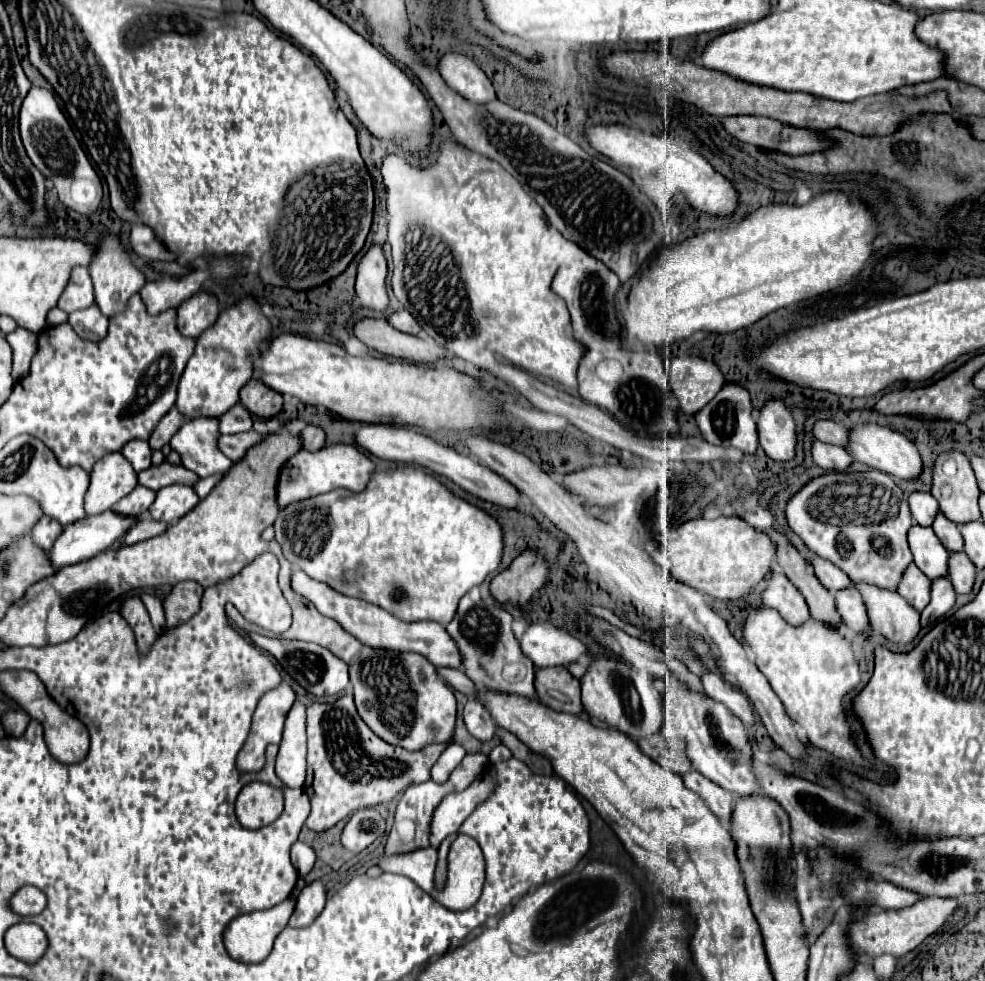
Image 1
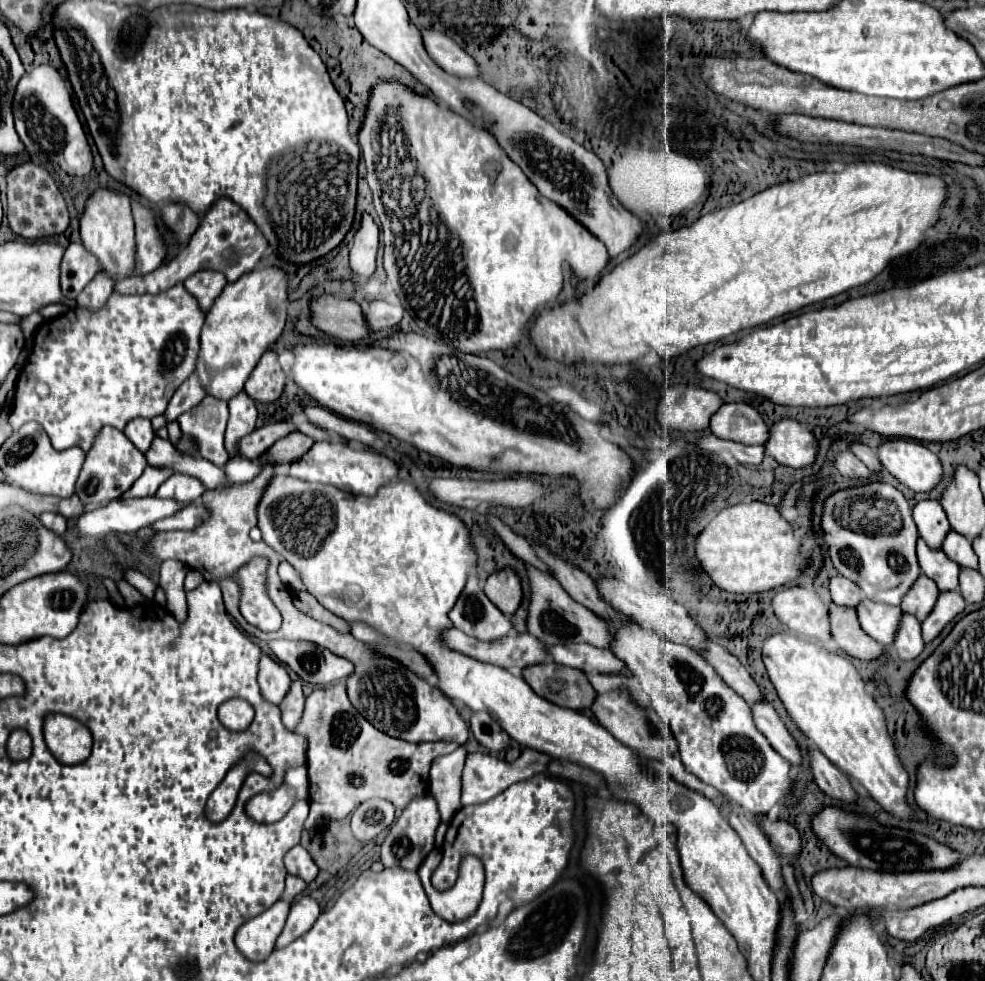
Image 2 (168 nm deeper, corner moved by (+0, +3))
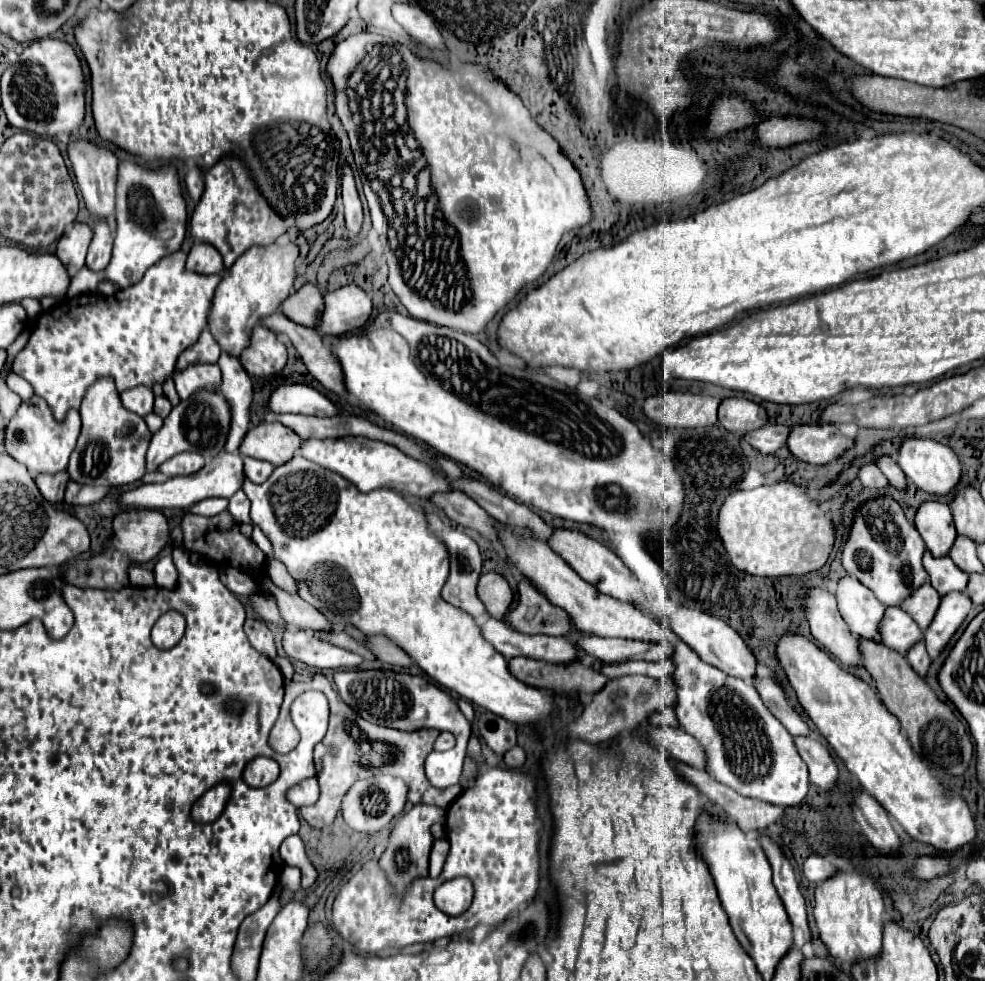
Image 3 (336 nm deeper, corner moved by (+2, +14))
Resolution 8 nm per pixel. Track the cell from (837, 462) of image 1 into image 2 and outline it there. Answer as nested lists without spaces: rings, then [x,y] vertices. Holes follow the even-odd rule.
[[[842,452],[836,458],[836,468],[842,476],[852,478],[852,480],[868,480],[872,472],[852,454],[852,452]]]

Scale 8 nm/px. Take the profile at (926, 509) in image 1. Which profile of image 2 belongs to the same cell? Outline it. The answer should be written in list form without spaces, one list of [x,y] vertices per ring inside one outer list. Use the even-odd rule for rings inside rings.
[[[922,500],[914,506],[914,522],[918,526],[920,538],[934,550],[942,548],[944,536],[950,532],[950,524],[940,502]]]

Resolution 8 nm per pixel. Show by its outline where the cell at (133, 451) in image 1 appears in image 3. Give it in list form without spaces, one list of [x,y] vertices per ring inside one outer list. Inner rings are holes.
[[[128,389],[126,393],[120,395],[122,399],[122,405],[124,409],[140,415],[140,417],[146,417],[148,413],[152,413],[154,409],[154,395],[152,395],[152,389]]]

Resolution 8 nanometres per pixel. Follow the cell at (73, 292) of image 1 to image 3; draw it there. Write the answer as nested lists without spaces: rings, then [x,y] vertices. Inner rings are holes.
[[[84,223],[70,225],[66,229],[66,233],[60,237],[56,255],[62,261],[62,265],[66,267],[70,277],[74,277],[84,267],[90,241],[92,241],[92,227],[84,225]]]

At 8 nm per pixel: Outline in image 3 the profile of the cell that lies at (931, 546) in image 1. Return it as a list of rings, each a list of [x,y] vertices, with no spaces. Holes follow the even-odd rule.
[[[926,551],[924,553],[924,567],[930,575],[932,587],[940,595],[946,595],[950,591],[964,591],[966,589],[968,573],[958,569],[948,555],[946,557],[932,557],[930,551]]]

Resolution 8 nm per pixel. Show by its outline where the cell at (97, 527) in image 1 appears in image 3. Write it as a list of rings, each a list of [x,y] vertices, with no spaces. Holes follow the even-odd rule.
[[[218,453],[210,463],[206,463],[194,477],[172,477],[164,483],[140,485],[136,489],[124,491],[118,497],[120,509],[140,507],[140,509],[188,509],[190,505],[208,497],[232,497],[242,485],[242,457],[234,453]]]

